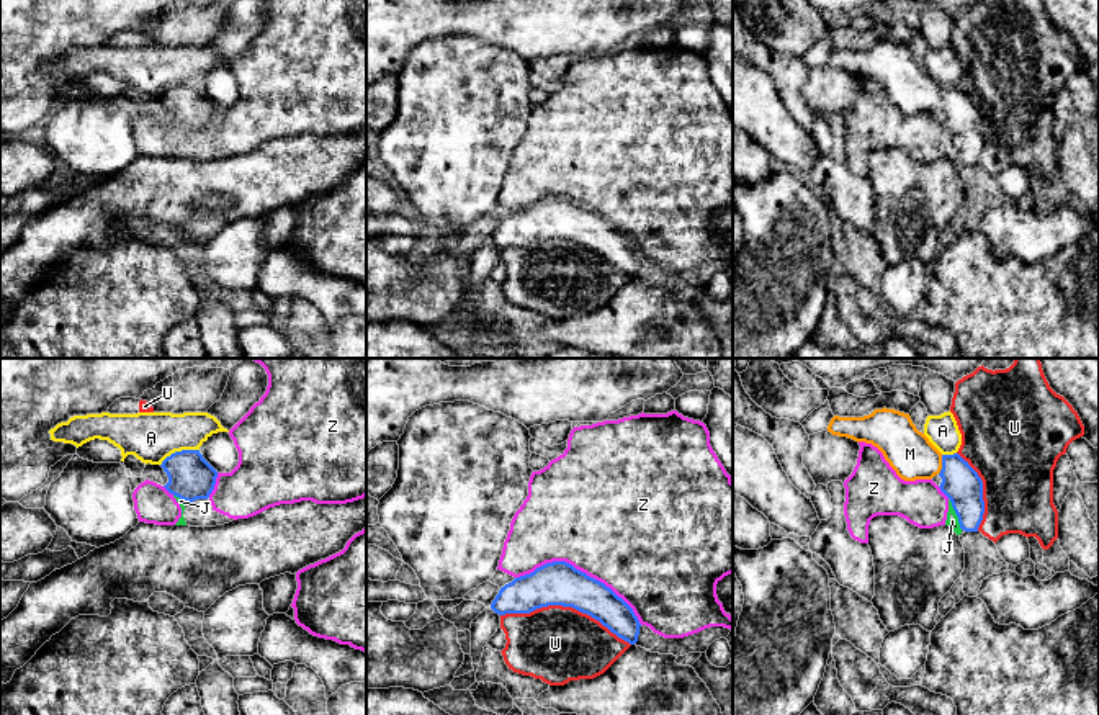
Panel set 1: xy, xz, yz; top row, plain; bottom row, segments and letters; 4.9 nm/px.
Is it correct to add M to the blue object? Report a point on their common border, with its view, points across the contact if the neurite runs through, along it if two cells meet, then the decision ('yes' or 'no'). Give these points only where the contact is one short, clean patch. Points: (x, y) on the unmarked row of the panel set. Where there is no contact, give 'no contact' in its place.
contact yz (942, 98); way yz (960, 116), (942, 98), (919, 94), (910, 87); yes

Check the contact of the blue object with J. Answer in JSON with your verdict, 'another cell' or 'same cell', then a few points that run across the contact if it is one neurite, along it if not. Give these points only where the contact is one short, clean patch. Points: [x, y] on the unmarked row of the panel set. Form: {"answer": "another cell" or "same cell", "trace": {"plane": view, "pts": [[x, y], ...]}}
{"answer": "another cell", "trace": {"plane": "yz", "pts": [[949, 131], [962, 162]]}}

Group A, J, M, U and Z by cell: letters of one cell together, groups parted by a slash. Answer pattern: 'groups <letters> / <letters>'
groups A / J Z / M / U

